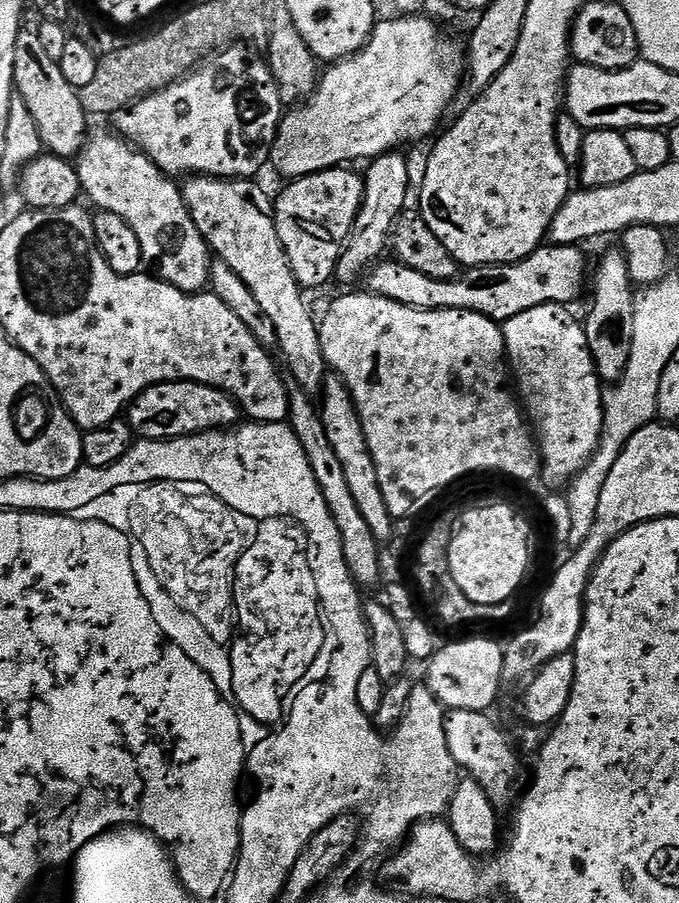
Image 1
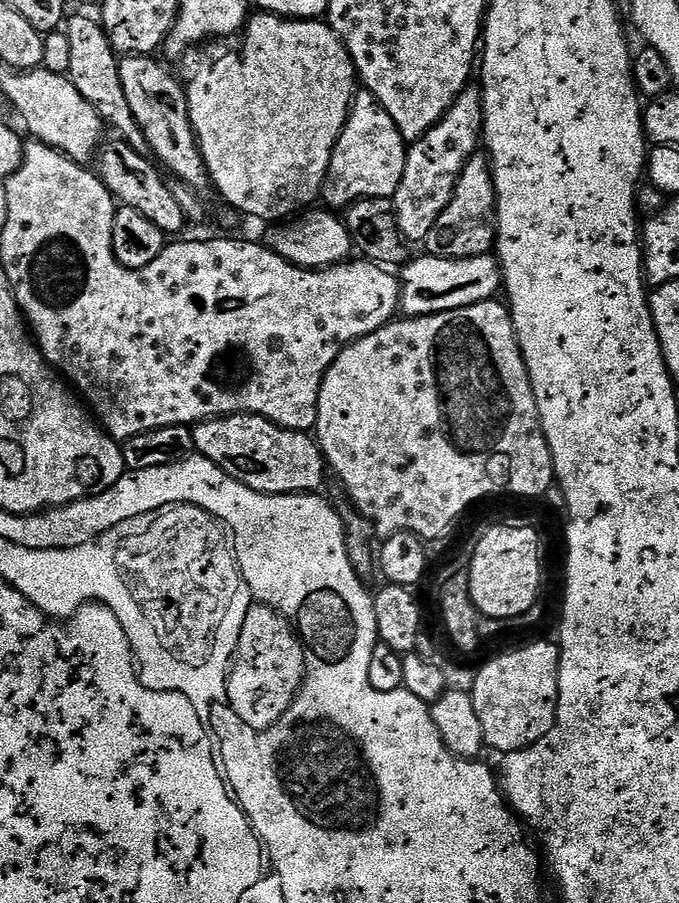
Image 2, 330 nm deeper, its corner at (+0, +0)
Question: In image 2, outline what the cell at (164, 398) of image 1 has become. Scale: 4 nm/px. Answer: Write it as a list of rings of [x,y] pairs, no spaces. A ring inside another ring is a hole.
[[[236,412],[233,416],[215,416],[213,420],[201,420],[192,428],[194,449],[199,455],[214,462],[227,476],[242,482],[259,492],[271,496],[291,496],[293,494],[316,494],[321,491],[326,474],[324,453],[309,433],[291,432],[280,428],[265,416],[255,416],[249,412]]]

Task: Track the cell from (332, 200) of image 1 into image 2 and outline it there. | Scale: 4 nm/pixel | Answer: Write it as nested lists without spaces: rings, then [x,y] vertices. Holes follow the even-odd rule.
[[[360,90],[348,113],[348,121],[340,131],[332,151],[328,176],[324,179],[322,200],[332,210],[347,209],[356,200],[382,200],[395,197],[402,170],[406,166],[408,149],[394,118],[378,102],[373,92]]]

